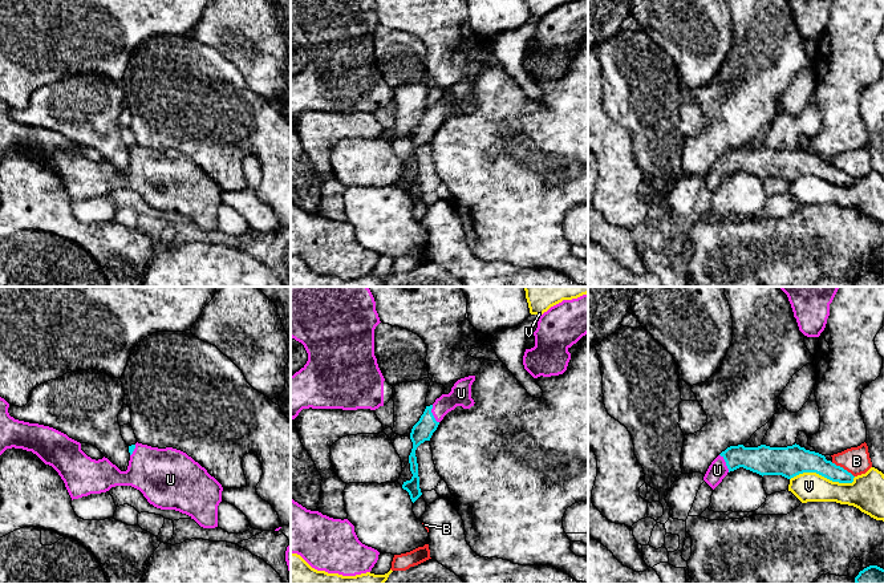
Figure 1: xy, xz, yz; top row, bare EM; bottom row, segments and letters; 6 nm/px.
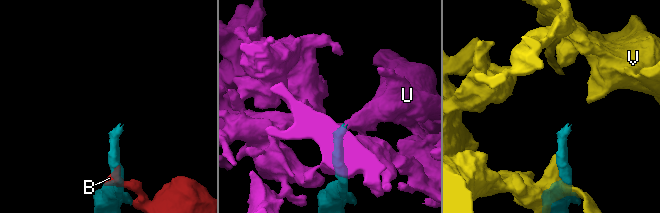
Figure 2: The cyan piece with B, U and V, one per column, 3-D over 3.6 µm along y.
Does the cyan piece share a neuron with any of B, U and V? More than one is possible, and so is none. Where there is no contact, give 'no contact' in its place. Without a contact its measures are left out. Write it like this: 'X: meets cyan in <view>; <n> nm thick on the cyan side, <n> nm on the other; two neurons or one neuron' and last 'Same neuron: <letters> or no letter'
B: meets cyan in yz; 140 nm thick on the cyan side, 160 nm on the other; two neurons
U: meets cyan in xz; 120 nm thick on the cyan side, 130 nm on the other; one neuron
V: meets cyan in yz; 190 nm thick on the cyan side, 180 nm on the other; two neurons
Same neuron: U

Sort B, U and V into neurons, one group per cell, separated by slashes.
B / U / V

